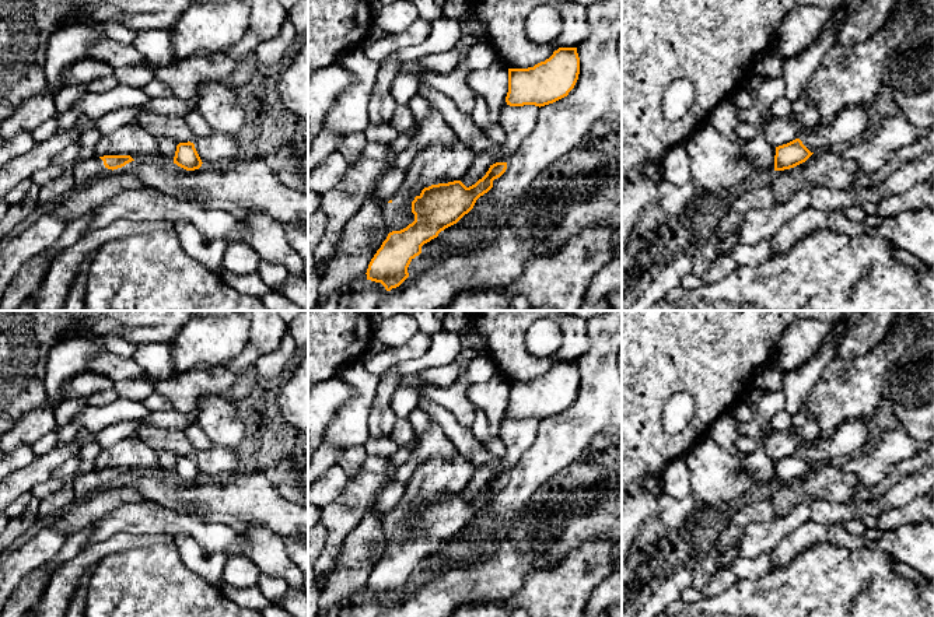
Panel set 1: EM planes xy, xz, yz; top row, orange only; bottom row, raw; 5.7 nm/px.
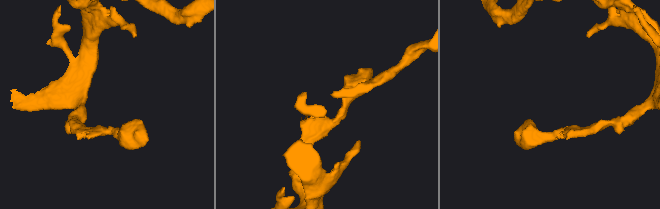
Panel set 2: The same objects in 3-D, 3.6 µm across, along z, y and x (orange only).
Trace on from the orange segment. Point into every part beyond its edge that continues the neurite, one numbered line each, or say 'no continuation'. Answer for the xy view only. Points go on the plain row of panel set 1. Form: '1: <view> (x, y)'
1: xy (84, 484)

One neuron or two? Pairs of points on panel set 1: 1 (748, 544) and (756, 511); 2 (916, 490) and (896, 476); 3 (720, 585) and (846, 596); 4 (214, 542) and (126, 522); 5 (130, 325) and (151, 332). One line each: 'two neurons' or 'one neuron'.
1: two neurons
2: two neurons
3: two neurons
4: one neuron
5: one neuron

